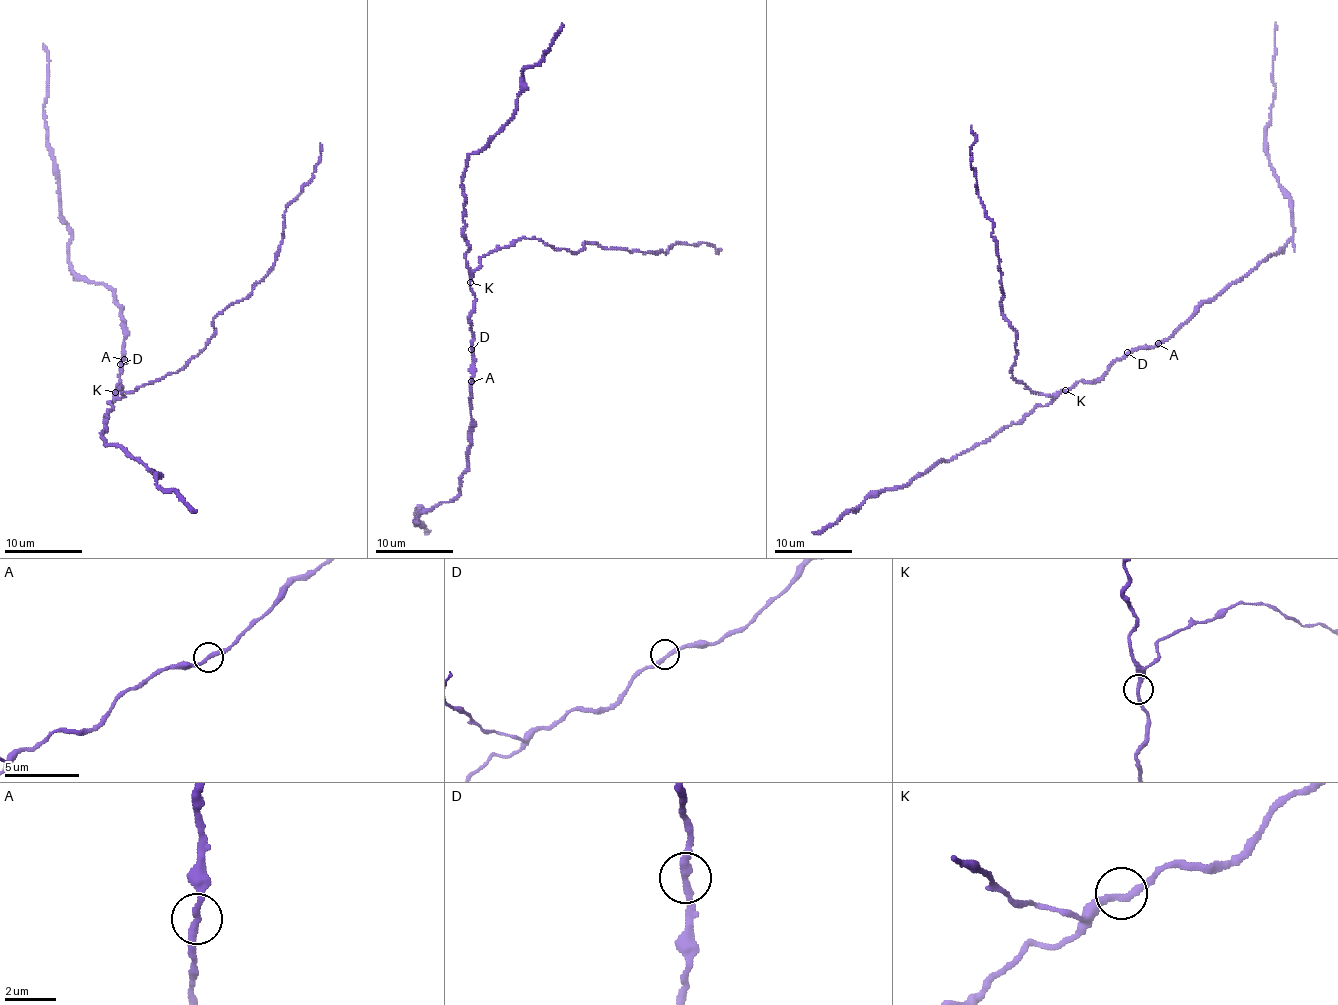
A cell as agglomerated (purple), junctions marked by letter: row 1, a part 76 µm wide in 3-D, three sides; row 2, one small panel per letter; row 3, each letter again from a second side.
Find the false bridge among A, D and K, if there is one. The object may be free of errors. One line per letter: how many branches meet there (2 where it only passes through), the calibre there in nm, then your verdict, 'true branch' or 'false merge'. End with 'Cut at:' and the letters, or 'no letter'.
A: 2 branches meet; 260 nm thick; true branch
D: 2 branches meet; 280 nm thick; true branch
K: 2 branches meet; 260 nm thick; true branch
Cut at: no letter

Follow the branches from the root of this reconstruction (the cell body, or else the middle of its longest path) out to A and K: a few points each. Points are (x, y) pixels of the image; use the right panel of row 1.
A: (1128, 354), (1138, 348), (1151, 348), (1157, 343)
K: (1128, 354), (1119, 358), (1099, 378), (1076, 381), (1065, 390)

